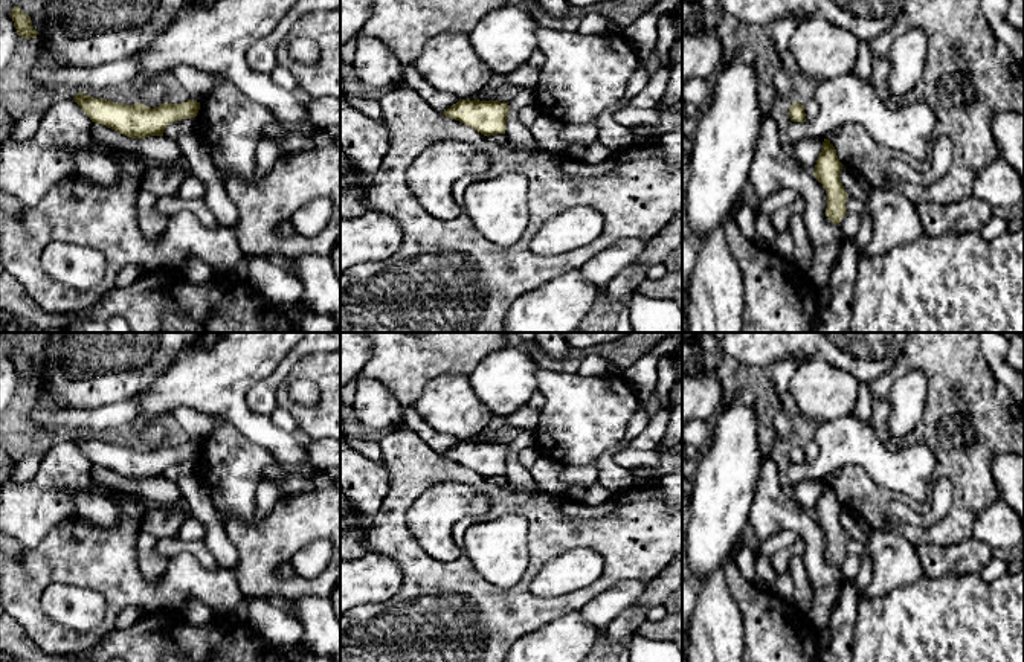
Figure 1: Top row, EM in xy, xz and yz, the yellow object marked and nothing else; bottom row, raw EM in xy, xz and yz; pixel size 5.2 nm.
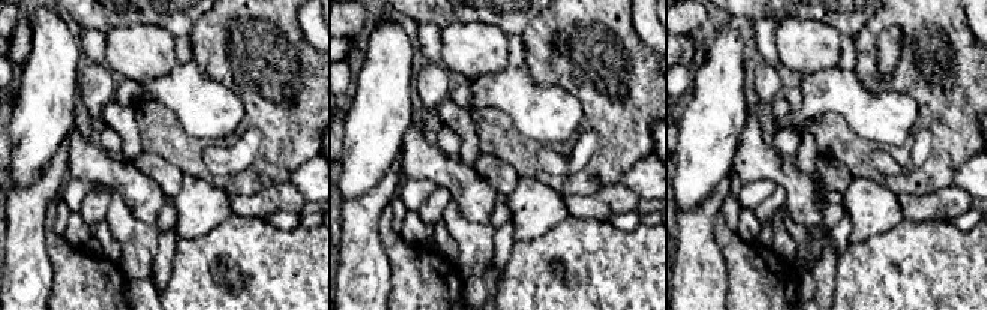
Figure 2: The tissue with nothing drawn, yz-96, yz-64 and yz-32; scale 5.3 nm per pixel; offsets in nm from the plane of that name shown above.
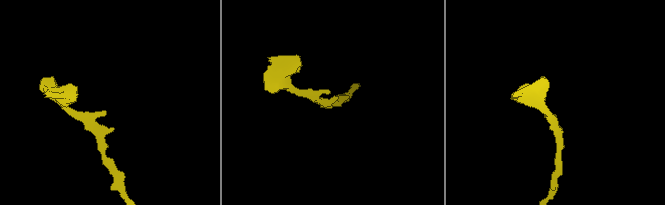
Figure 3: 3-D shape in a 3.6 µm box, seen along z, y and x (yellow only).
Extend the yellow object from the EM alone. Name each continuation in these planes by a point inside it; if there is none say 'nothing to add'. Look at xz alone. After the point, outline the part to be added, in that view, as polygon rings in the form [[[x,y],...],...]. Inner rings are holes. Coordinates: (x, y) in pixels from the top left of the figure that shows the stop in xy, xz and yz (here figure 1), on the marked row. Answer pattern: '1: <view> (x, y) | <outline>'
nothing to add

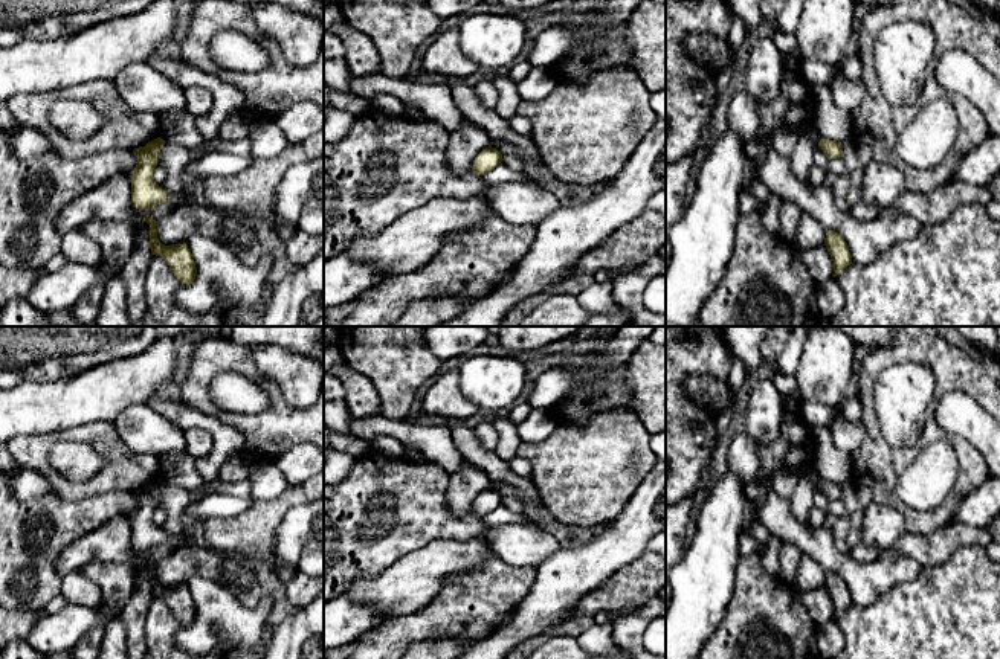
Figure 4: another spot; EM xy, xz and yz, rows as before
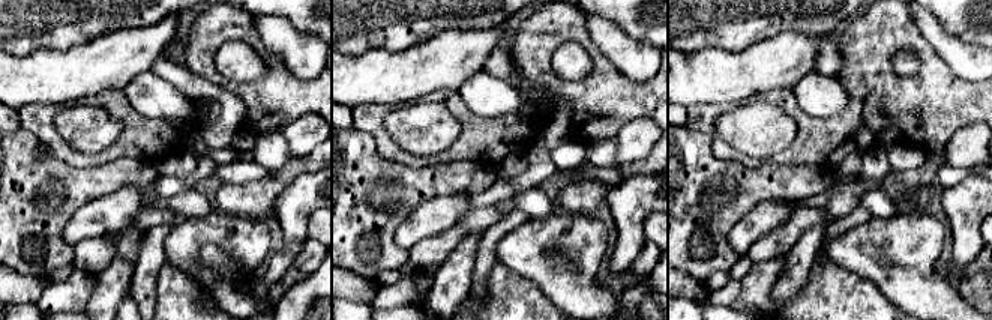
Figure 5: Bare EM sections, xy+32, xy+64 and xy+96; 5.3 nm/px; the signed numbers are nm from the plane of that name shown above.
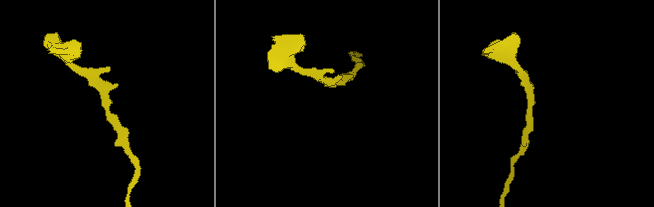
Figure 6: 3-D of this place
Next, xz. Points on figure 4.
nothing to add

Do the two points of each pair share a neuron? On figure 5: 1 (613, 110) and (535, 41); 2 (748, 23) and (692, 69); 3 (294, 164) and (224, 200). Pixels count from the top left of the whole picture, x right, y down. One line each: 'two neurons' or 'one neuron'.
1: one neuron
2: two neurons
3: one neuron

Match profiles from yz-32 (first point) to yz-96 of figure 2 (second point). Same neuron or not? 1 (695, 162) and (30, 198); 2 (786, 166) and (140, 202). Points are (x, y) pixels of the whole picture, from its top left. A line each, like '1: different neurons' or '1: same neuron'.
1: different neurons
2: same neuron

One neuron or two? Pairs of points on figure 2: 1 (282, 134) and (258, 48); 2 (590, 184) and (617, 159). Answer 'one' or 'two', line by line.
1: one
2: one

